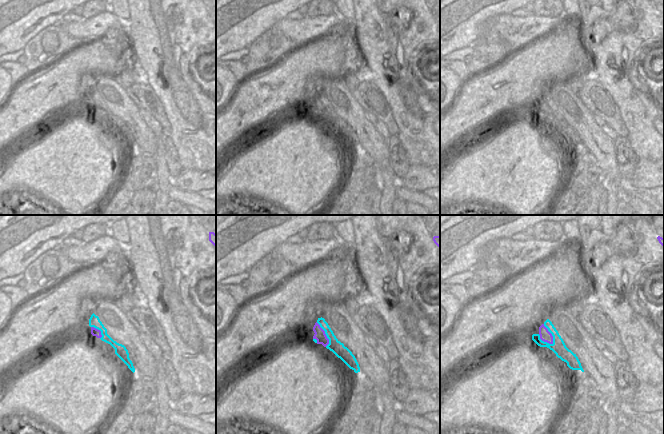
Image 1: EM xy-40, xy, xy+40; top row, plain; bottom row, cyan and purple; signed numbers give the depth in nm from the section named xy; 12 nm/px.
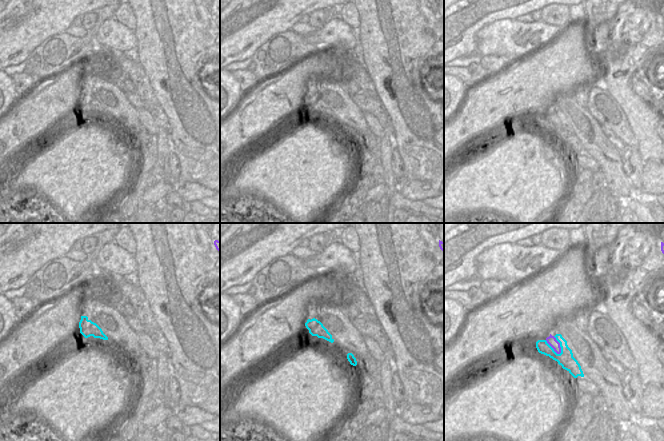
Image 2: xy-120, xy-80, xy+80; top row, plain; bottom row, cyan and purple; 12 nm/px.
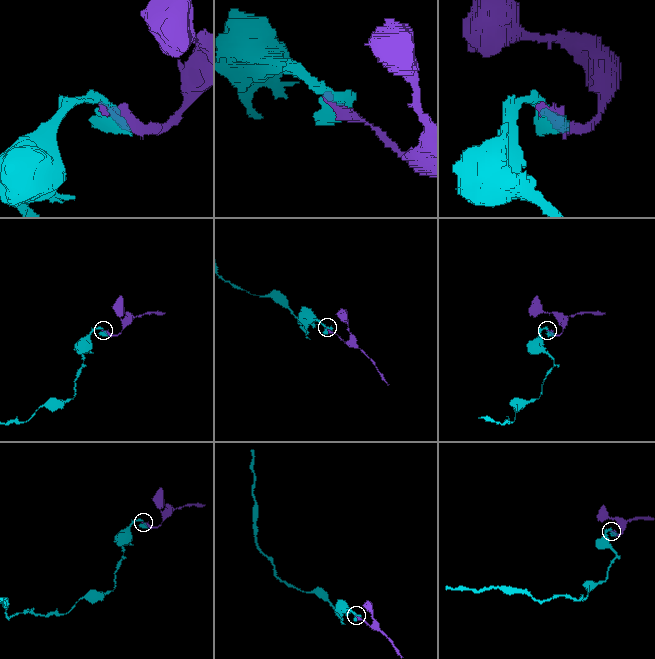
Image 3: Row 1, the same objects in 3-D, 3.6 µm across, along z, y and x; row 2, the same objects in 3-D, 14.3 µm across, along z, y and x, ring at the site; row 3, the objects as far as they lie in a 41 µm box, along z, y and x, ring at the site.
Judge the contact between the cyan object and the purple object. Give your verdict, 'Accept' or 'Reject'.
Accept

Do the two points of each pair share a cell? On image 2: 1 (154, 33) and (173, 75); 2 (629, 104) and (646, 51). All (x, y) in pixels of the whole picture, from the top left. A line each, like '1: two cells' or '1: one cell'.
1: one cell
2: one cell

